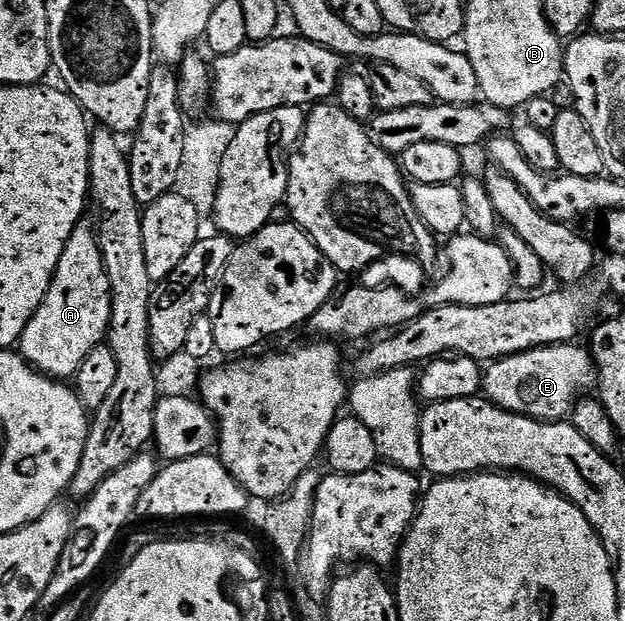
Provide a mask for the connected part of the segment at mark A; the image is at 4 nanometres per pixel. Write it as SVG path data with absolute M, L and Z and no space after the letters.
M82 220L71 232L67 240L67 248L63 248L63 256L59 256L59 264L53 273L47 296L43 304L31 316L27 328L21 334L19 353L34 370L58 380L69 380L77 373L77 369L87 360L87 352L91 348L102 345L109 333L111 308L113 307L113 288L105 260L101 255L101 245L97 242L97 230L88 220Z

